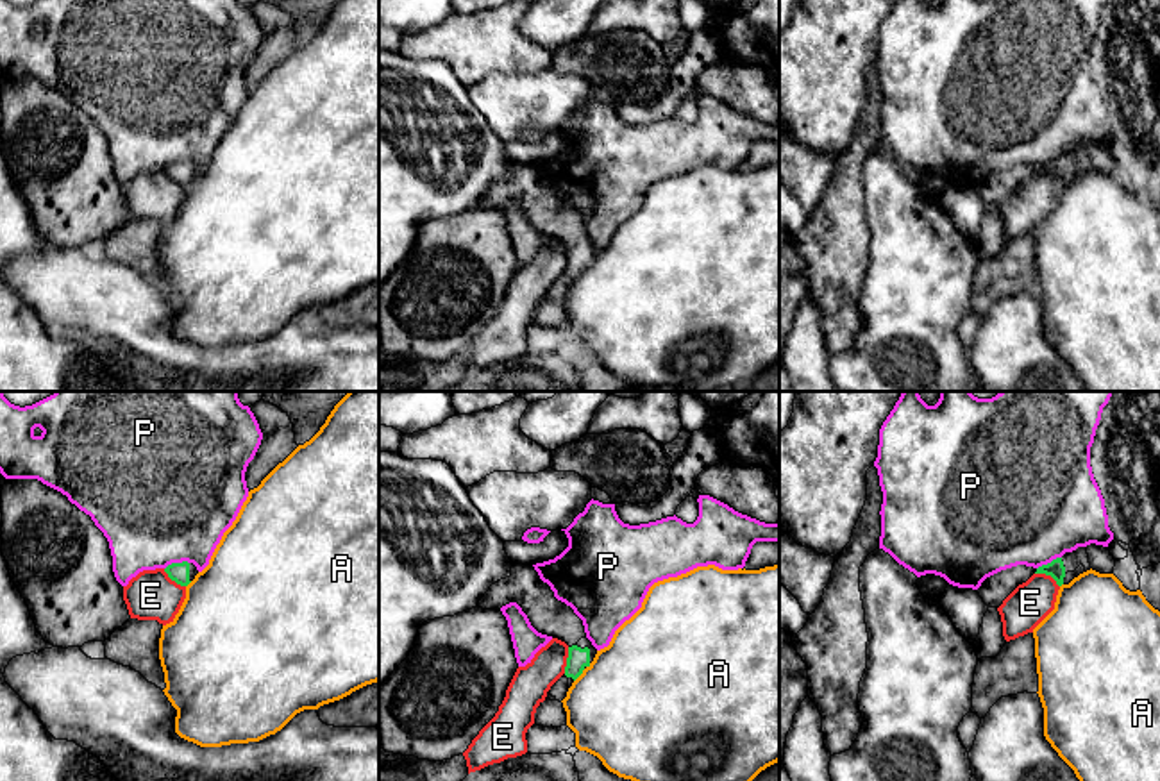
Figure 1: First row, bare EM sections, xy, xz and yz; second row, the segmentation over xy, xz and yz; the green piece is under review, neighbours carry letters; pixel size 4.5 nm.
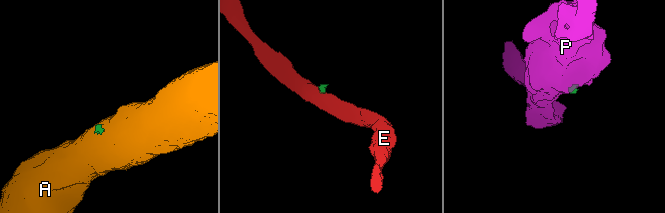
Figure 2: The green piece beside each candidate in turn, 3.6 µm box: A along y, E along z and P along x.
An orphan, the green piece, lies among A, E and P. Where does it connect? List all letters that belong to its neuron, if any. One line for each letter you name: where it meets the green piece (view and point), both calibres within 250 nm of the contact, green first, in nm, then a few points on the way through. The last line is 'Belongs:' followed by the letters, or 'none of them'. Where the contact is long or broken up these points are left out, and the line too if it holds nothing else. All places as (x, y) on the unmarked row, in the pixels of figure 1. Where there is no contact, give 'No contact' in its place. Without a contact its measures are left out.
Belongs: none of them

